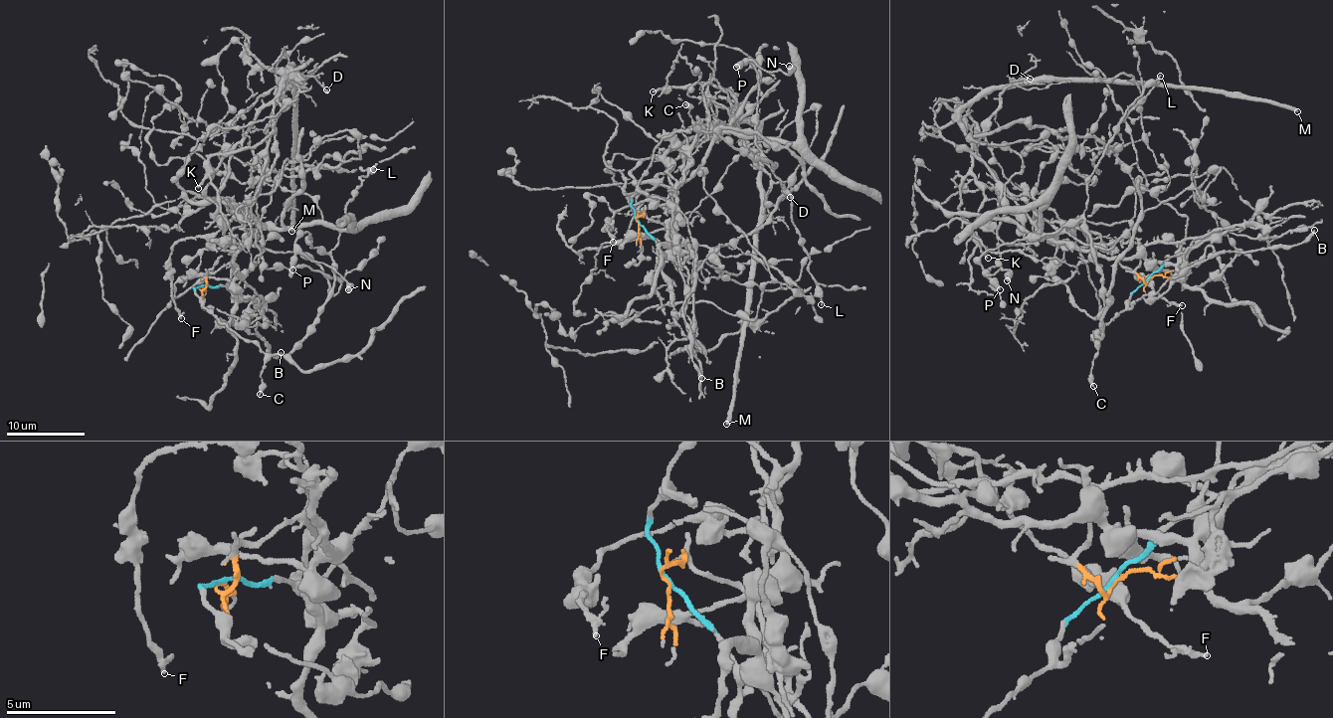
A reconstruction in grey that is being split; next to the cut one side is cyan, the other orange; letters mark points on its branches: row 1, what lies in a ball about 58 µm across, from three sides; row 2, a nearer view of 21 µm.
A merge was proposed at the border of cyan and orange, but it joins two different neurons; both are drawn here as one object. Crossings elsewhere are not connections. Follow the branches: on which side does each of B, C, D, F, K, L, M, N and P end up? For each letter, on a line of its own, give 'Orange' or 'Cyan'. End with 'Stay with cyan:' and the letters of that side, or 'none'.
B: Cyan
C: Cyan
D: Orange
F: Orange
K: Orange
L: Cyan
M: Orange
N: Cyan
P: Cyan
Stay with cyan: B, C, L, N, P

